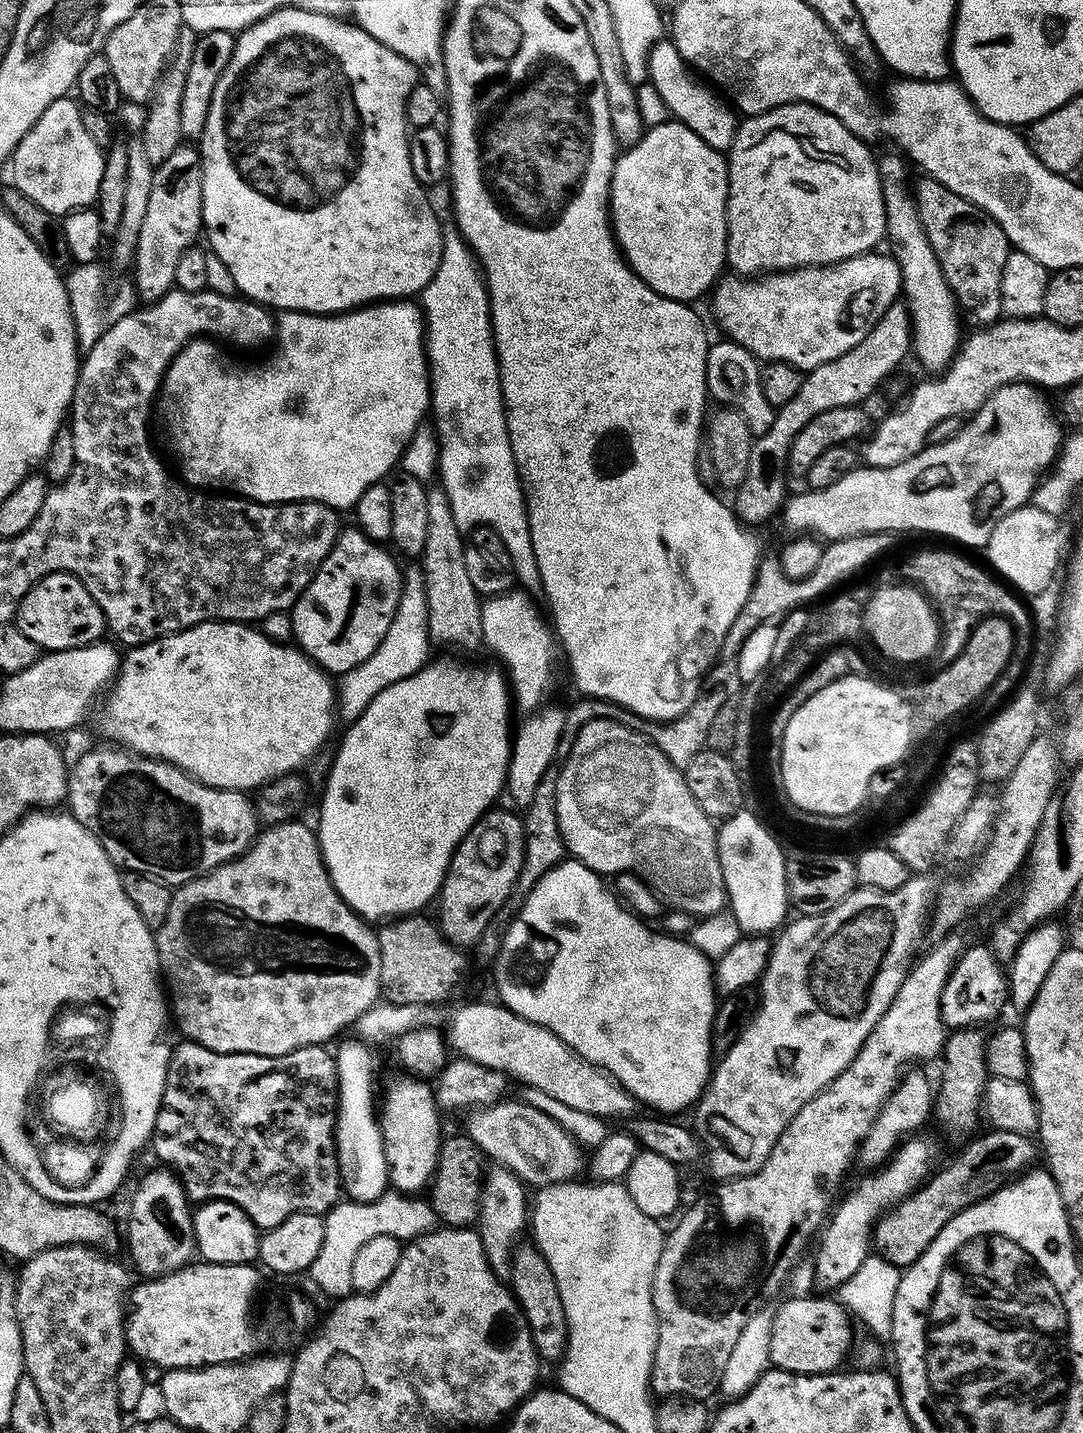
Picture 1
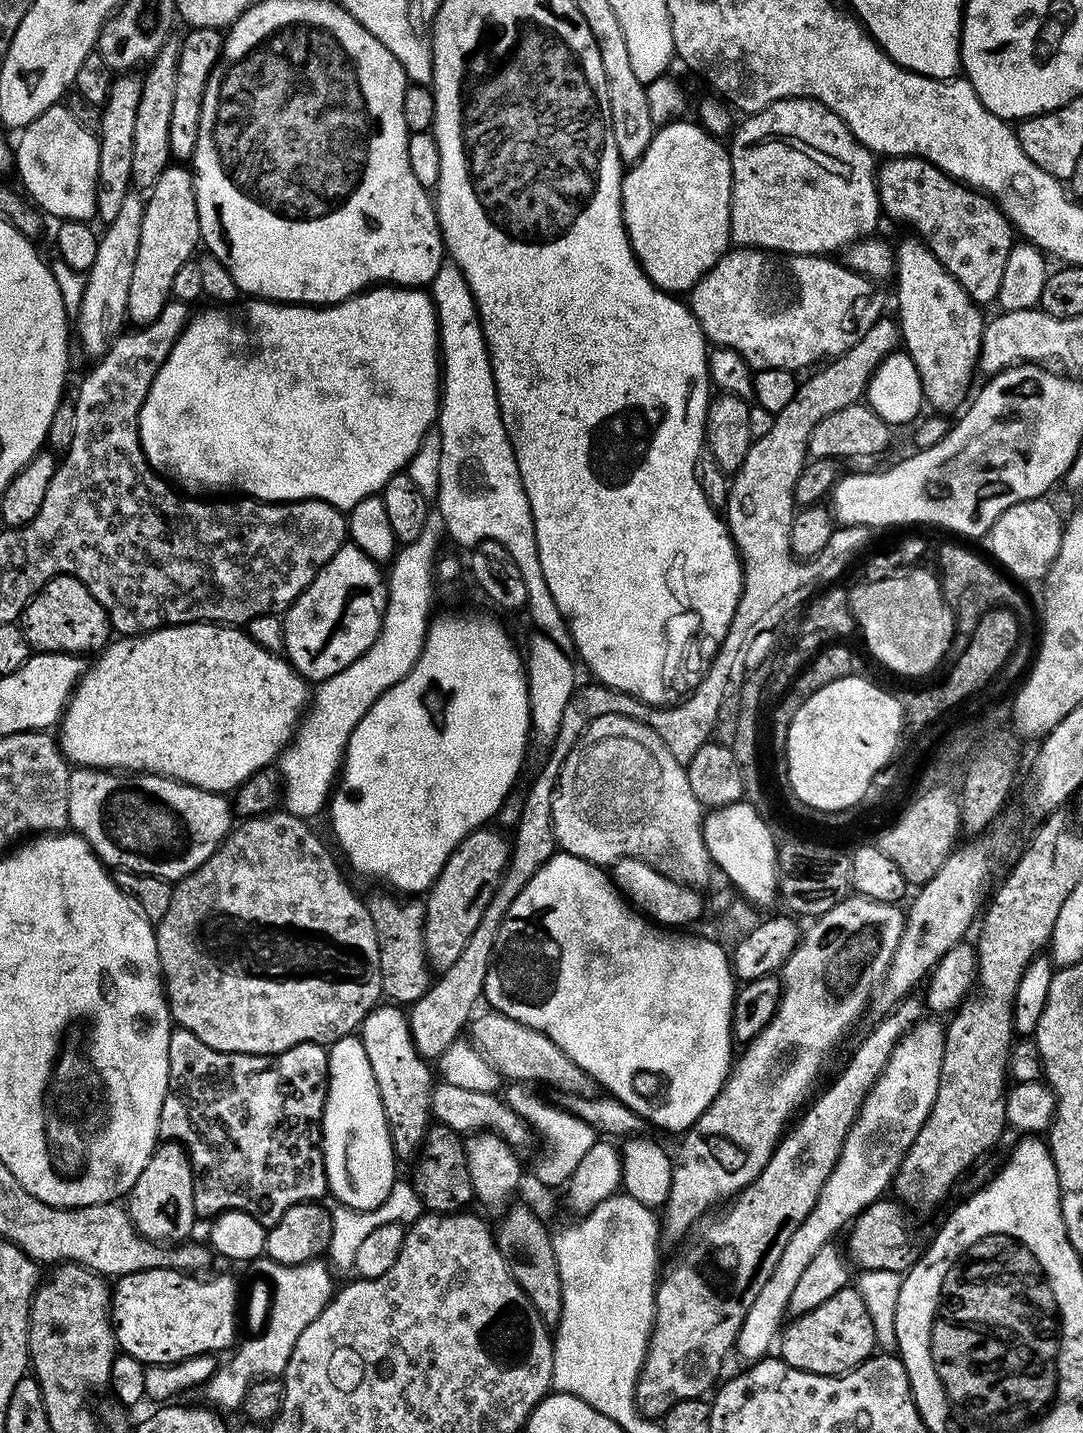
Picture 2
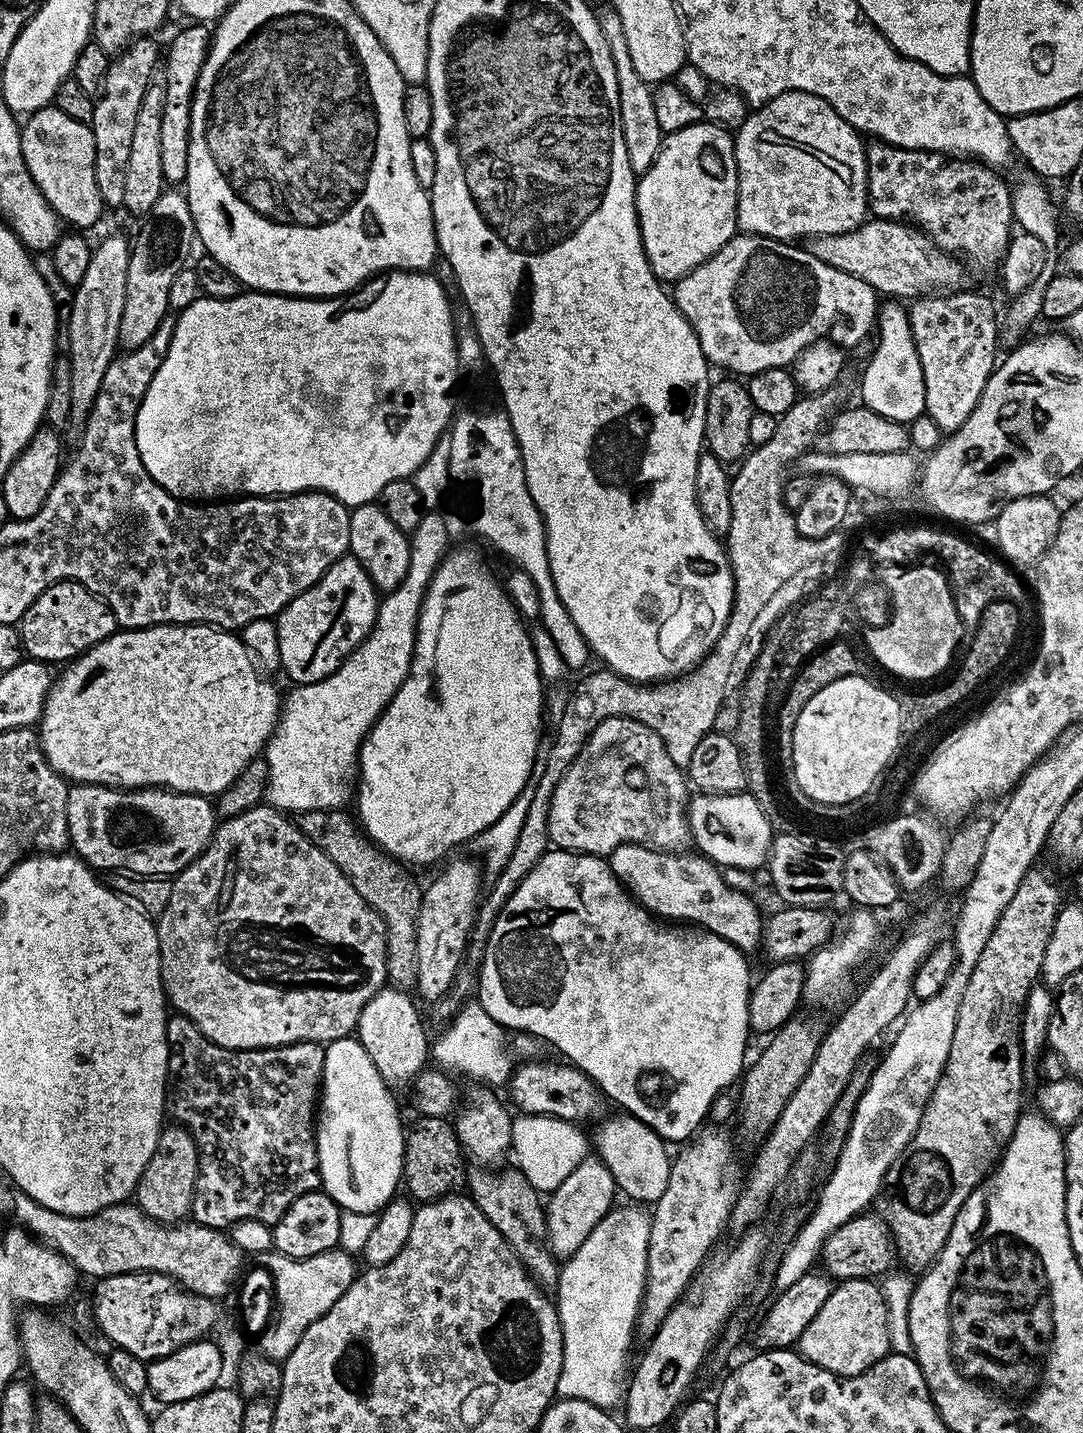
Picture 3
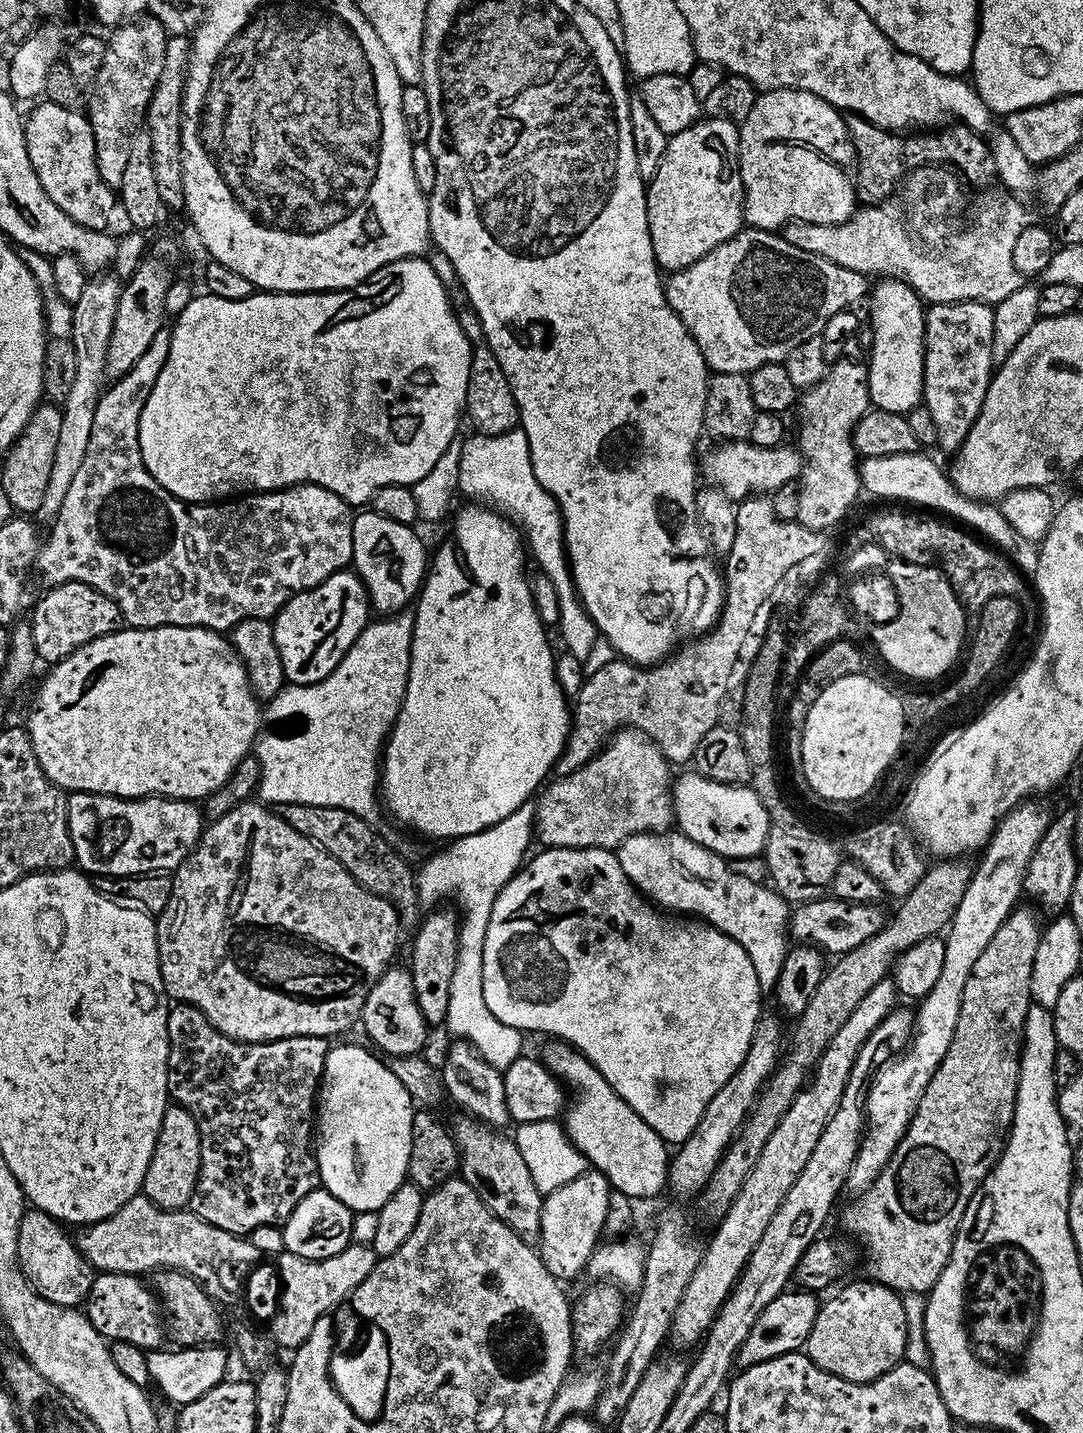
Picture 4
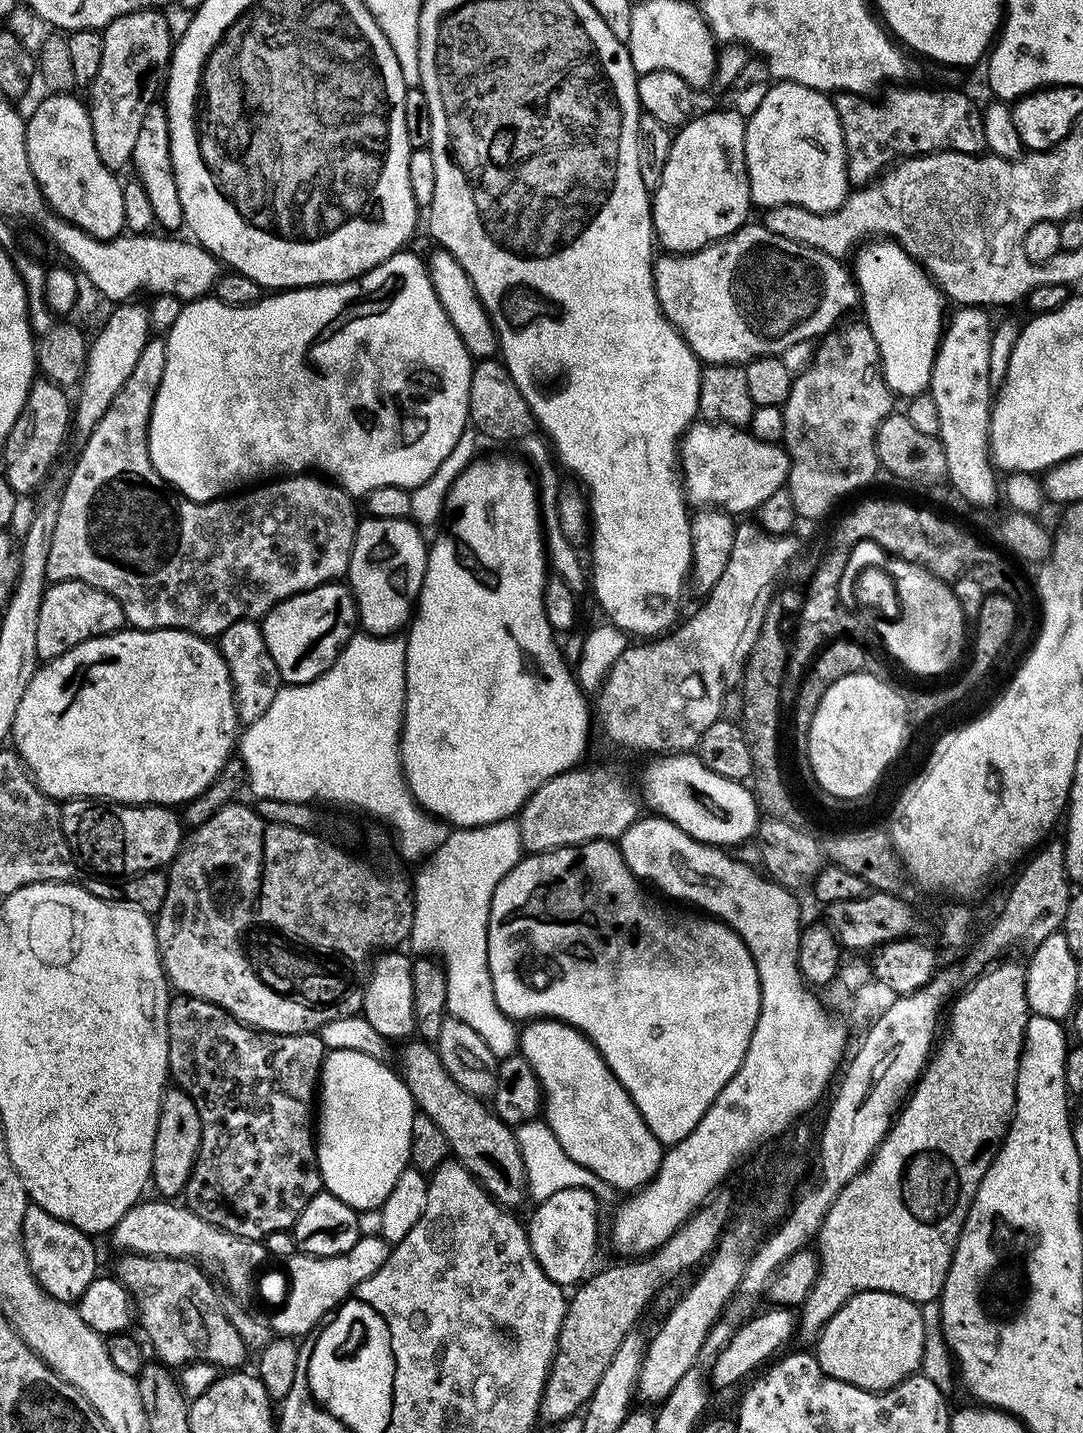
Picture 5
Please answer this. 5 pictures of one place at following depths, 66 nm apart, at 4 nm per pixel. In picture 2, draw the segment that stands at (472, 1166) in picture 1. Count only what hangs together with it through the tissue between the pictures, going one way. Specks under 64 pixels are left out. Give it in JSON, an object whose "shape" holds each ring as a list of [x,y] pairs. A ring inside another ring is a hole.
{"shape":[[[429,1123],[428,1132],[424,1136],[424,1143],[420,1145],[418,1155],[415,1157],[414,1165],[416,1169],[410,1175],[410,1183],[415,1188],[421,1205],[428,1212],[459,1212],[469,1207],[468,1203],[473,1203],[472,1183],[470,1182],[470,1170],[466,1166],[466,1150],[461,1133],[455,1132],[445,1124]]]}

